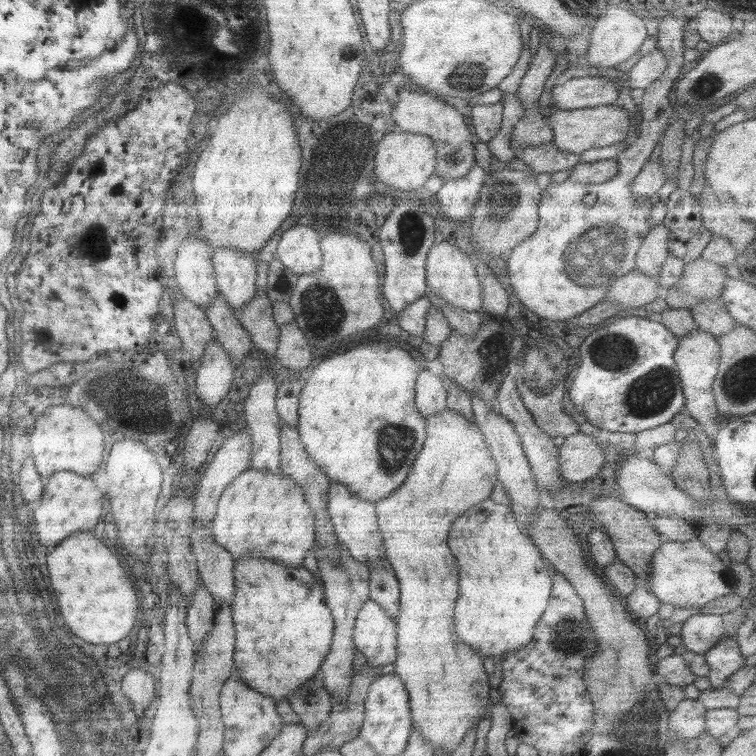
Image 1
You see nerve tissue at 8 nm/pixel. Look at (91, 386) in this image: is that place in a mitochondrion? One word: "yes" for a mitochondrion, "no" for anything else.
yes

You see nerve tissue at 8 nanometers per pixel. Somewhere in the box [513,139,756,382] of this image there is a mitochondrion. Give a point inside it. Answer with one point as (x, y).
(593, 242)

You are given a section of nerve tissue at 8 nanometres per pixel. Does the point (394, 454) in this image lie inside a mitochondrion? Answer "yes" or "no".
yes

